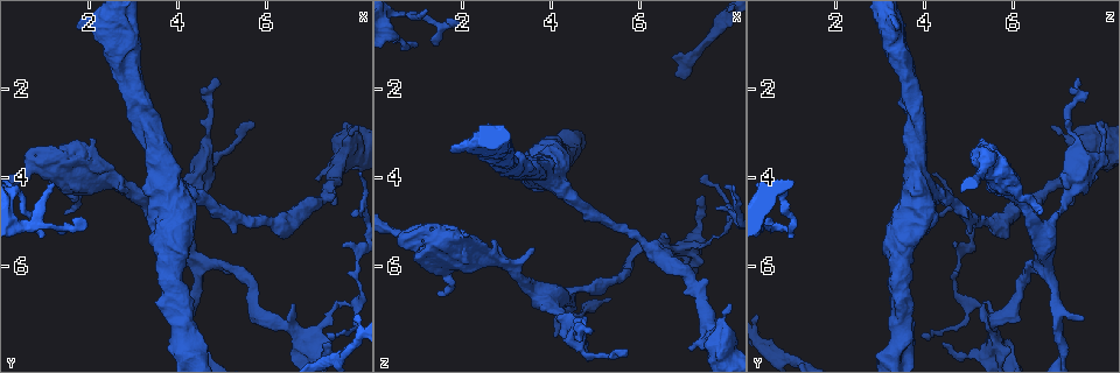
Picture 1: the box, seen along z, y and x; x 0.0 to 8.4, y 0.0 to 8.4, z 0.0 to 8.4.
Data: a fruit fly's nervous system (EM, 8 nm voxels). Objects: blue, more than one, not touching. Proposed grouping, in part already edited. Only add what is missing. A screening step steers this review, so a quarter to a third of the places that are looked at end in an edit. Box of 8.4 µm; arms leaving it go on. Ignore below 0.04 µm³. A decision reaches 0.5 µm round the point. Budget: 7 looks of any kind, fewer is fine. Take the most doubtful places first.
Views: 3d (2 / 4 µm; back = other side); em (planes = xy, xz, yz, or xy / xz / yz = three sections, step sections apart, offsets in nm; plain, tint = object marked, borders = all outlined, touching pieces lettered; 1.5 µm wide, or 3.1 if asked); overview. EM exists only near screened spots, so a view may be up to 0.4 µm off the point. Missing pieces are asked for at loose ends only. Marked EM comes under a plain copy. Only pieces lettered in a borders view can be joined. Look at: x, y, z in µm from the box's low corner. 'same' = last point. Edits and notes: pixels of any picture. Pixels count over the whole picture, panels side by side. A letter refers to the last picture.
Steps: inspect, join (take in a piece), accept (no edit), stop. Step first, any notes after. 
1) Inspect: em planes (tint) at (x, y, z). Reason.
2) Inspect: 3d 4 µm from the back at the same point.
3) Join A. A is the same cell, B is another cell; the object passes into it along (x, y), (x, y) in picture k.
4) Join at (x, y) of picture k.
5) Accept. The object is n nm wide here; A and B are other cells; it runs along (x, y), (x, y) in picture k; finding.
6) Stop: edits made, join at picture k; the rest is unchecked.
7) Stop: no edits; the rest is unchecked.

Inspect: em planes (tint) at (1.50, 4.80, 6.65). Free end.

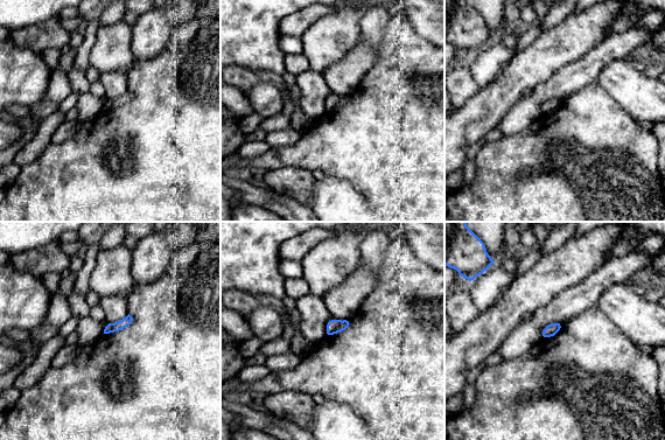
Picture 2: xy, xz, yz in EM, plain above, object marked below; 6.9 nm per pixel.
Inspect: em planes (borders) at the same point.

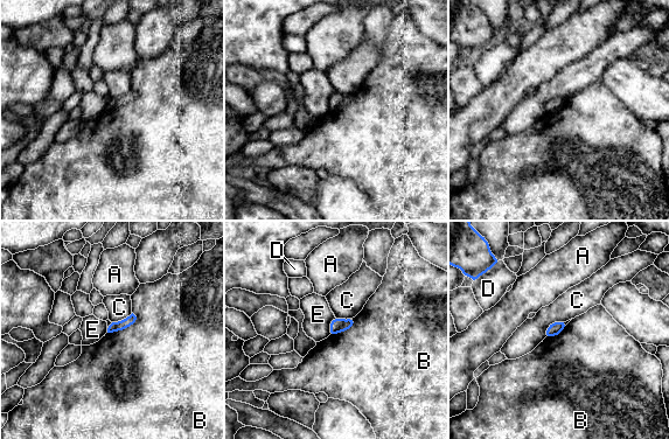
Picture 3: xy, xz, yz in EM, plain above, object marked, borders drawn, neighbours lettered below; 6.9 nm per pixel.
Accept. A, B, C, D and E are other cells; a border runs along (137, 316), (129, 326), (107, 333) in picture 3; no lettered piece goes on from it.

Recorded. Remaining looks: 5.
Inspect: em yz step 8 (borders) at (2.10, 3.15, 5.30). Free end.

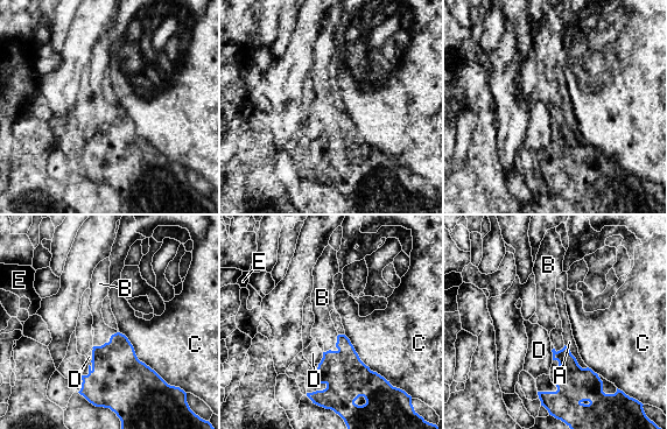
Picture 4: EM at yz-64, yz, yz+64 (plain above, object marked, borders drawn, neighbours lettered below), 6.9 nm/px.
Join B. The longest contact is with C, 440 nm; B is the same cell, A, C, D and E are other cells; the neuron continues.

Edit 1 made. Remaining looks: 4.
Inspect: overview.

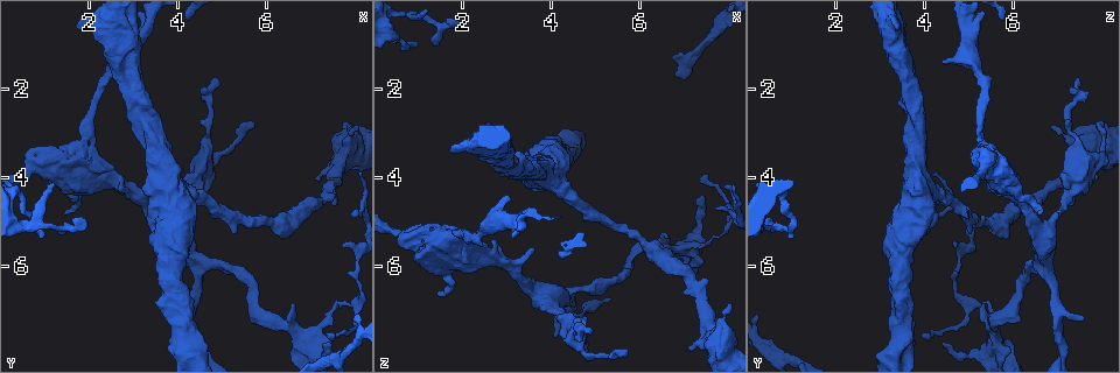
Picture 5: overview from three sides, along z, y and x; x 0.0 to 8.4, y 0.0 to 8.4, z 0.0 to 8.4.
Inspect: 3d 2 µm at (5.75, 2.85, 7.85). Thin end.

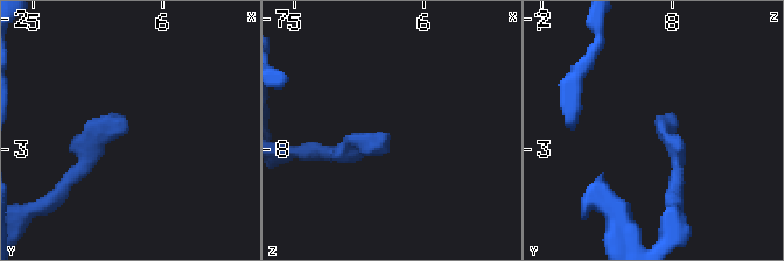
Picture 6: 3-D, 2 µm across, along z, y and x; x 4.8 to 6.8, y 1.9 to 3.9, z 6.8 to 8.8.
Inspect: em planes (borders) at (5.72, 2.80, 7.90). Now the EM.

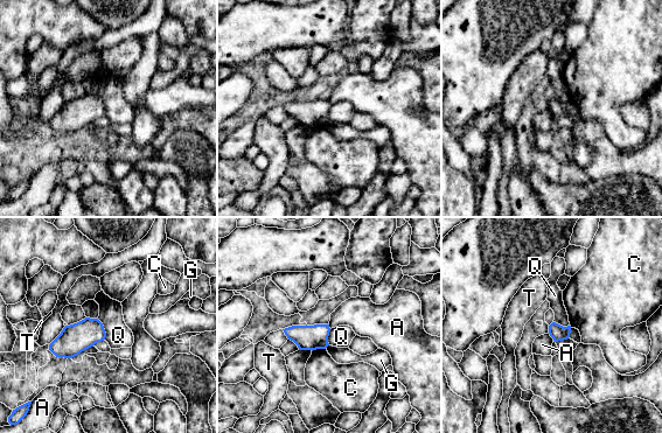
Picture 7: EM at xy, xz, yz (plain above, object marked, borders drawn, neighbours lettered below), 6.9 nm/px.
Accept. The object is 110 nm wide here; A, C, G, Q and T are other cells; a border runs along (97, 319), (103, 326), (105, 339) in picture 7; no lettered piece goes on from it.

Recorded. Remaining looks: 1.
Stop: edits made, join at picture 4; the rest is unchecked.

